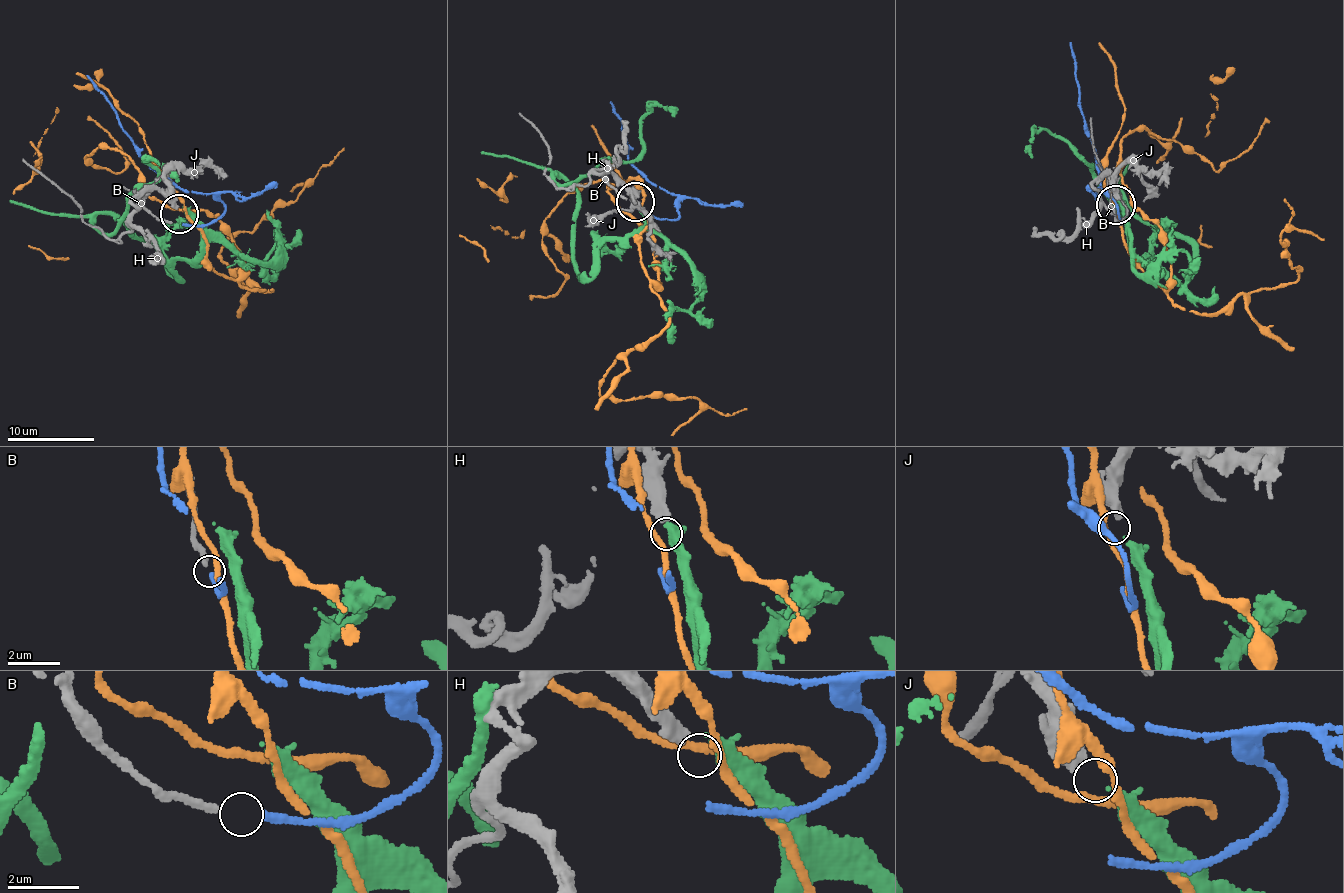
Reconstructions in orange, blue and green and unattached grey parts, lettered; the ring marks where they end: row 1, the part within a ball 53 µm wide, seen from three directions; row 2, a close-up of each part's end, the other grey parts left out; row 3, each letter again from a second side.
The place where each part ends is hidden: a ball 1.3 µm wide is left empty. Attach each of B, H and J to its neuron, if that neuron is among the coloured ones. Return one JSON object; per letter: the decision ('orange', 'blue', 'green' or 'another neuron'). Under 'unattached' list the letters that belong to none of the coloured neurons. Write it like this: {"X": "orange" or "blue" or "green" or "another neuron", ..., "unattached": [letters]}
{"B": "blue", "H": "another neuron", "J": "green", "unattached": ["H"]}

